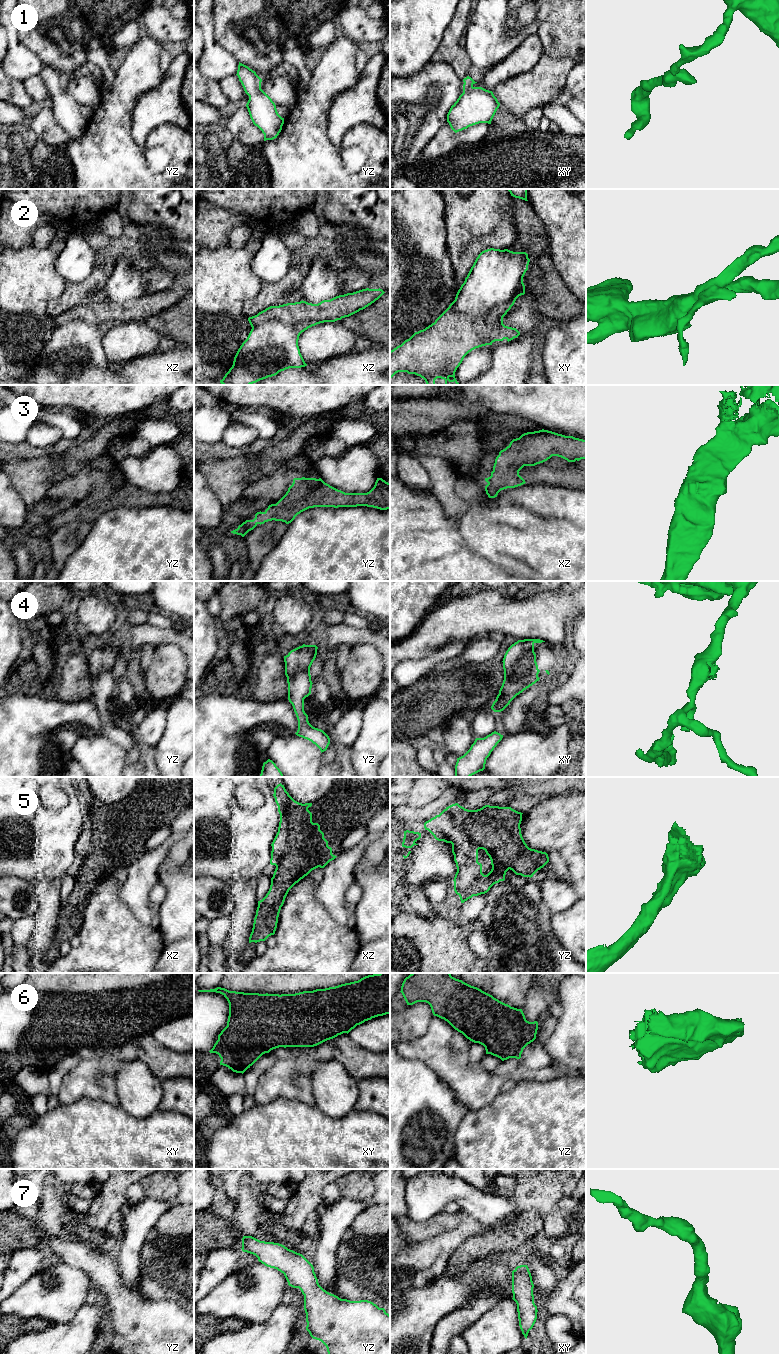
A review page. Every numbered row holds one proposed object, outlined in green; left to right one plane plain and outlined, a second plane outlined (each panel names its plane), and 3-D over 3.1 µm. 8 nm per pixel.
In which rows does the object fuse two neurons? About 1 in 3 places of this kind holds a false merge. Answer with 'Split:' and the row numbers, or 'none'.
Split: 2

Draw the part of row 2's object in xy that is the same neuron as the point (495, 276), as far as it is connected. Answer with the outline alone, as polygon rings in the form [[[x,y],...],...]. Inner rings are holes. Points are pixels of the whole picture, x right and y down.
[[[494,248],[482,251],[456,294],[457,311],[470,318],[477,318],[490,308],[507,302],[523,284],[523,277],[528,270],[529,262],[526,252]]]

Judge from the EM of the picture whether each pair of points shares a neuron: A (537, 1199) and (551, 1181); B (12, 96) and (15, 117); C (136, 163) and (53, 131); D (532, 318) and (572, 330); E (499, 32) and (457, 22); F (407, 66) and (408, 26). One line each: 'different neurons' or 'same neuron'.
A: same neuron
B: different neurons
C: different neurons
D: different neurons
E: different neurons
F: same neuron

